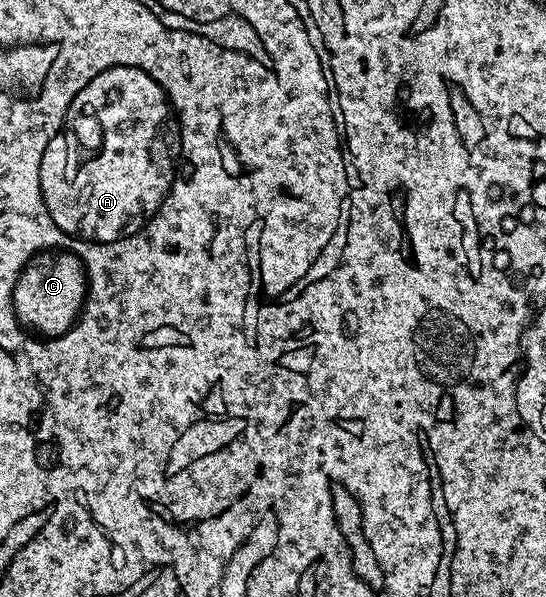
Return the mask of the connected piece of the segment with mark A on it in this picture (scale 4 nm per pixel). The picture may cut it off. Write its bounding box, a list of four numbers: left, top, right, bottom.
[40,66,180,244]

